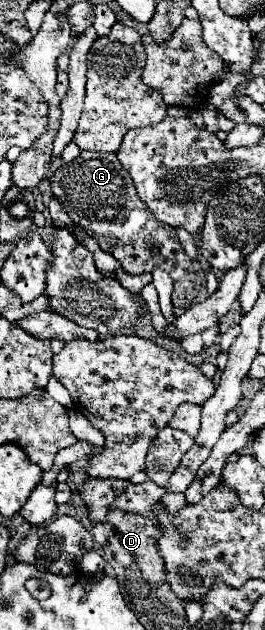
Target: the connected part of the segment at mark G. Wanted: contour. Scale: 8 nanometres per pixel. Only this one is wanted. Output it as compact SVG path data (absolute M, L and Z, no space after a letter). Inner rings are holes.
M81 151L81 155L61 165L51 177L51 193L61 201L67 215L83 227L97 245L119 259L129 275L153 273L157 267L173 279L173 307L187 309L199 295L205 271L197 259L189 259L183 251L173 227L167 227L151 215L151 209L139 199L129 173L123 169L115 153Z

